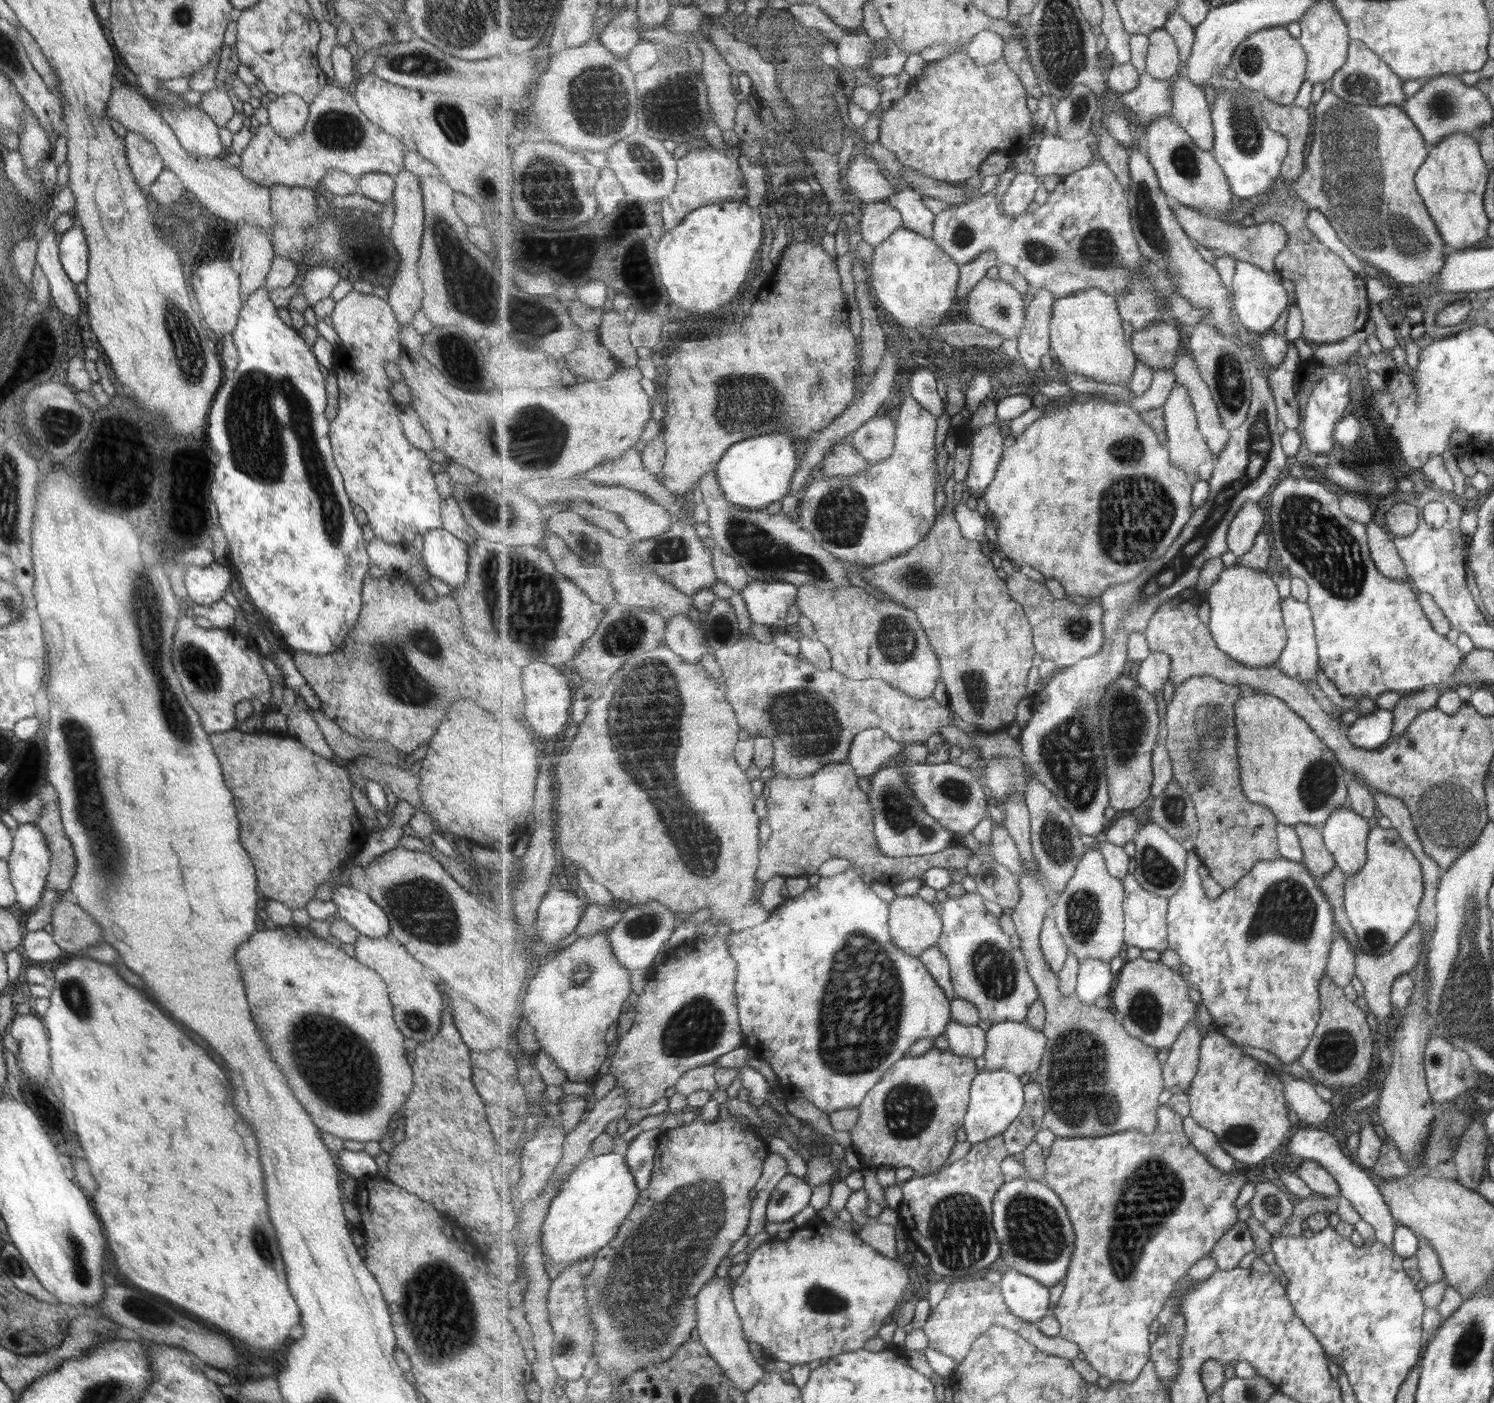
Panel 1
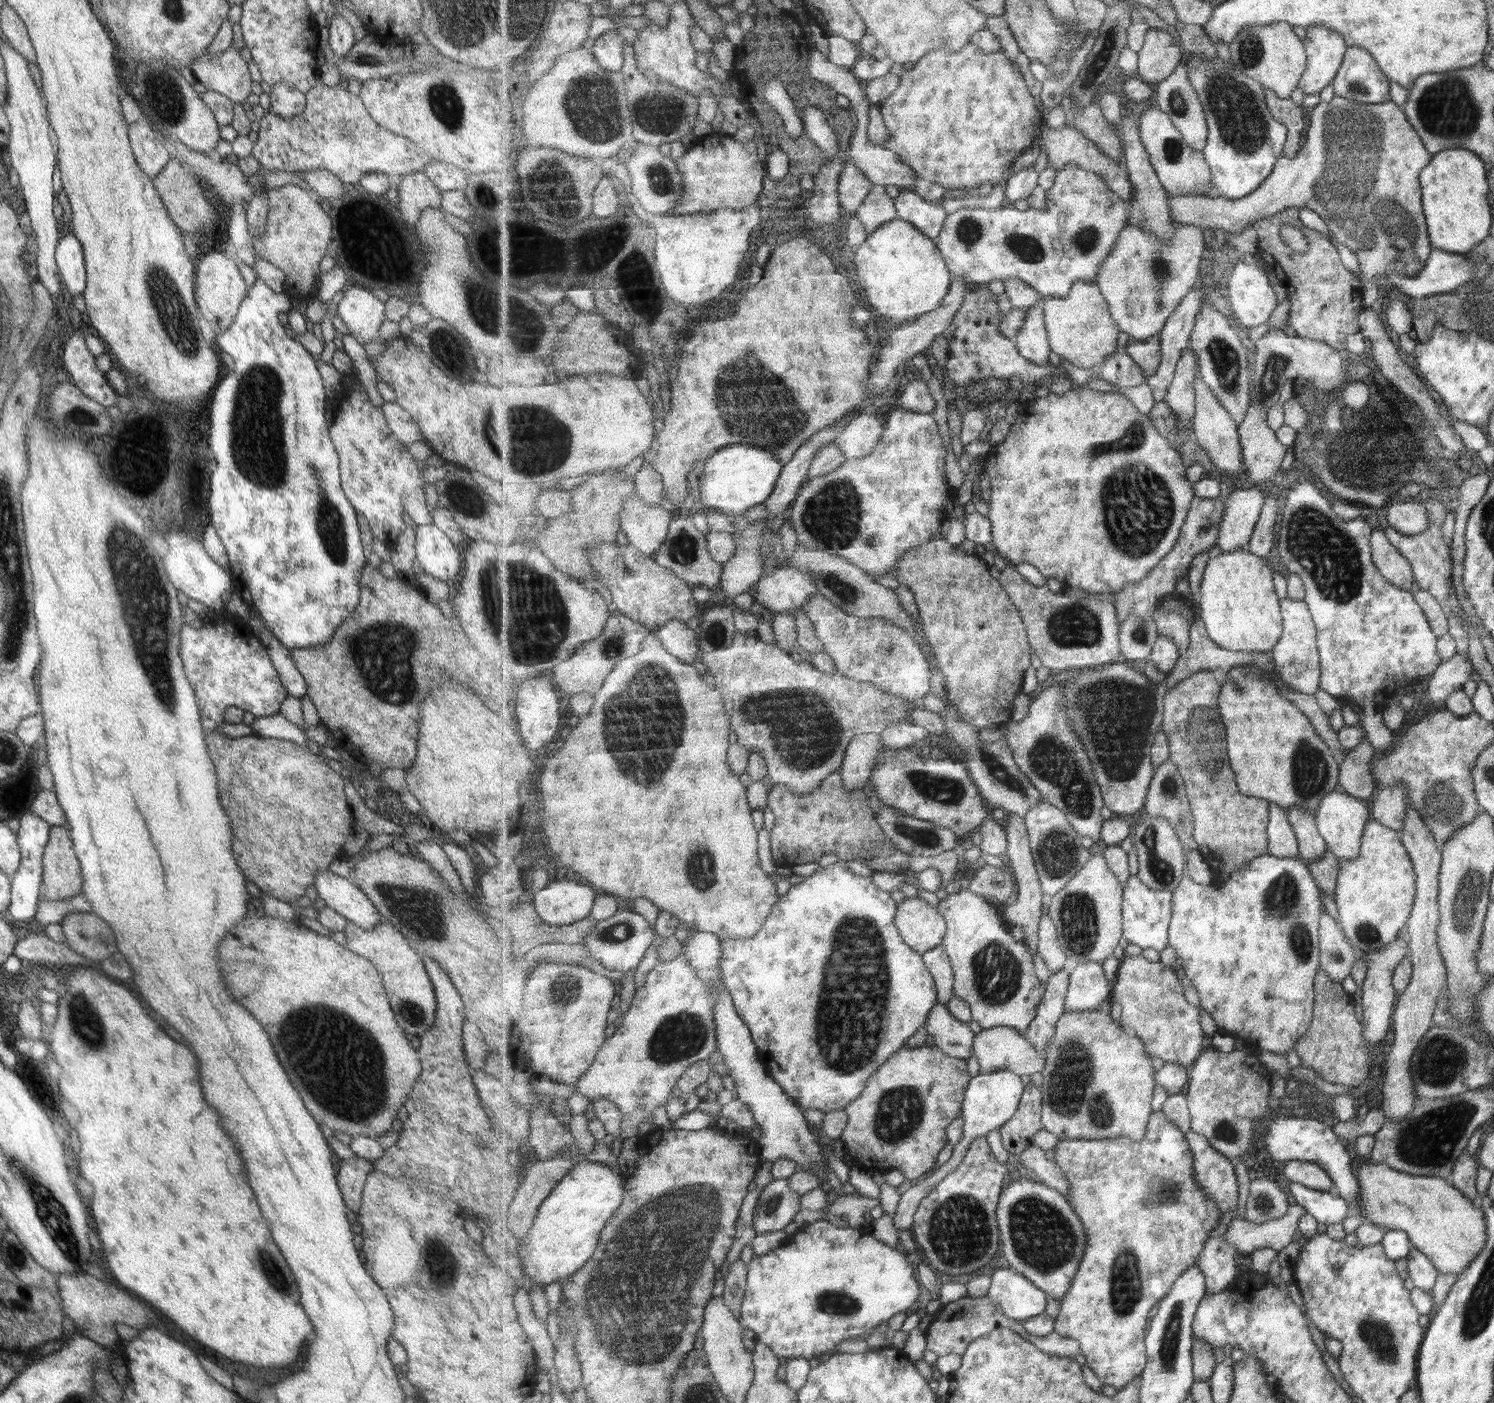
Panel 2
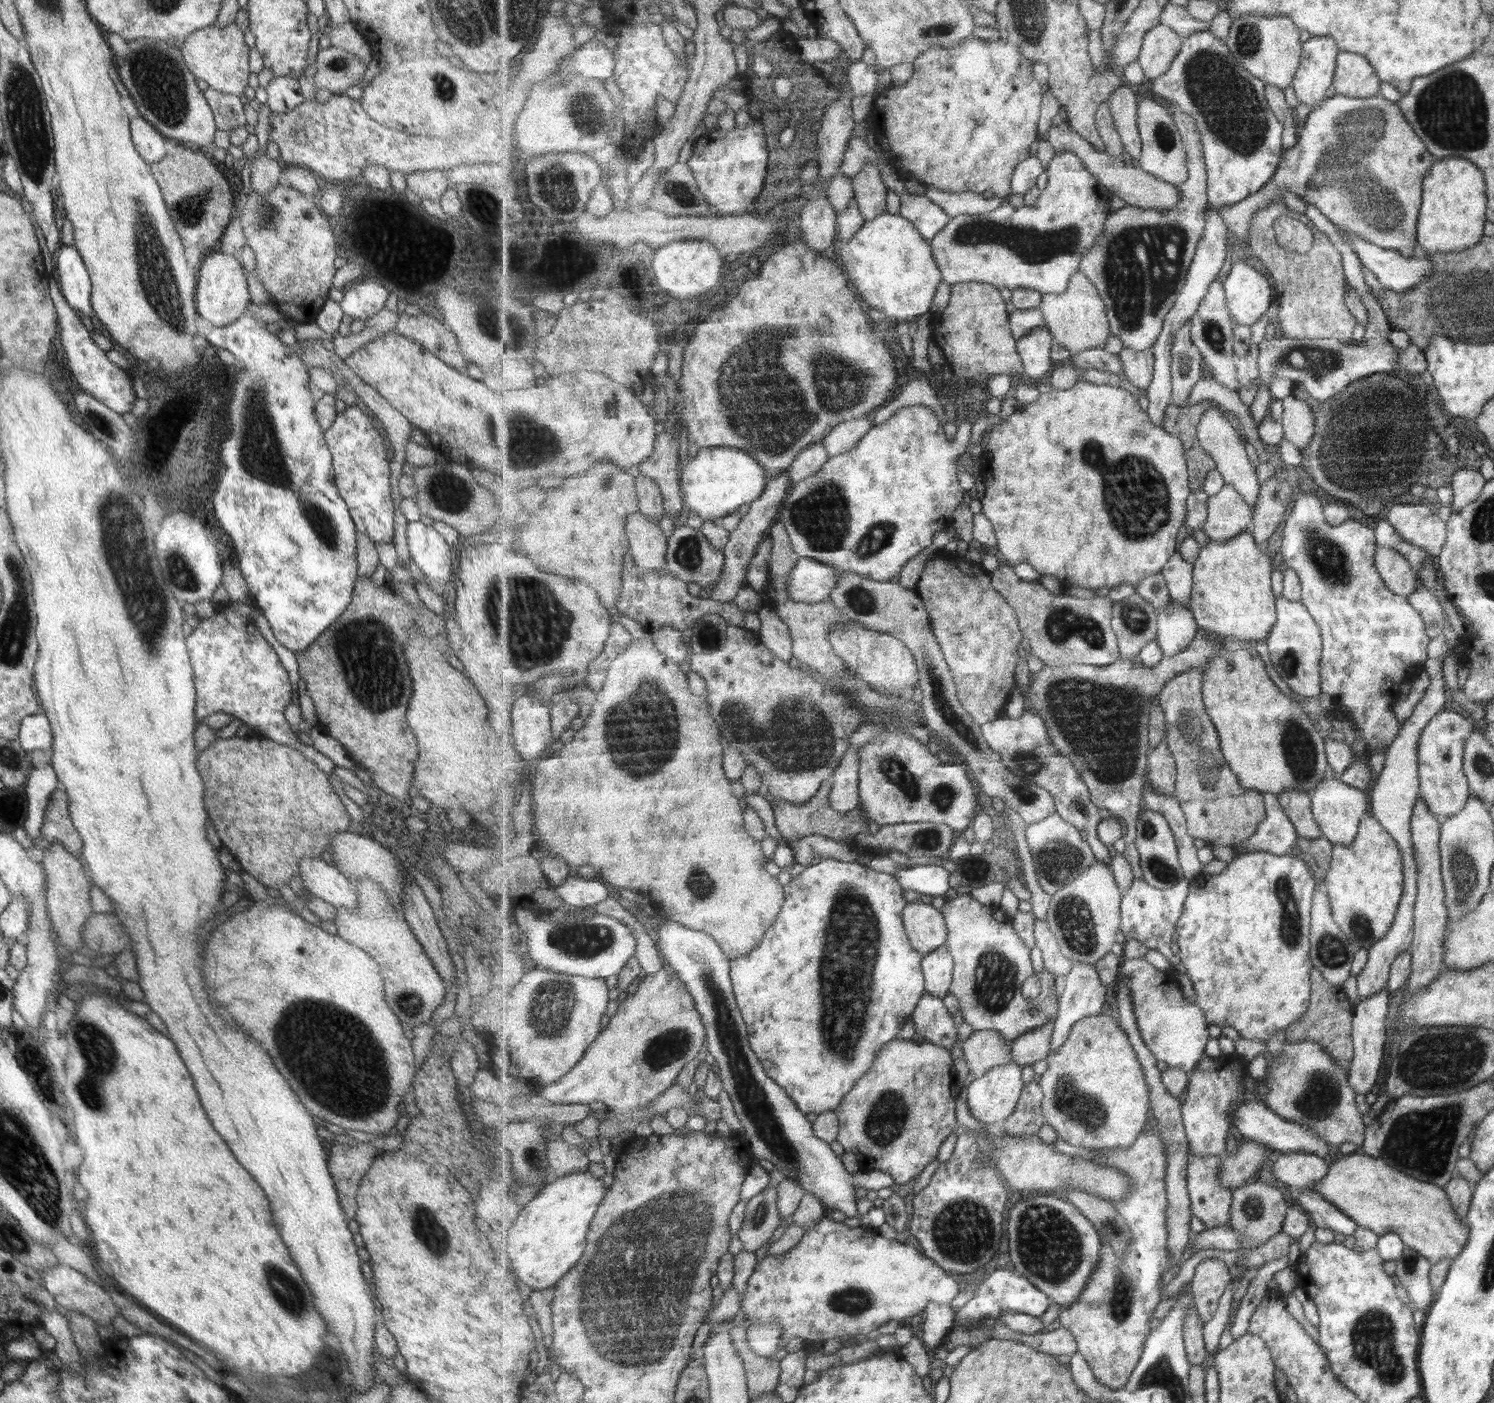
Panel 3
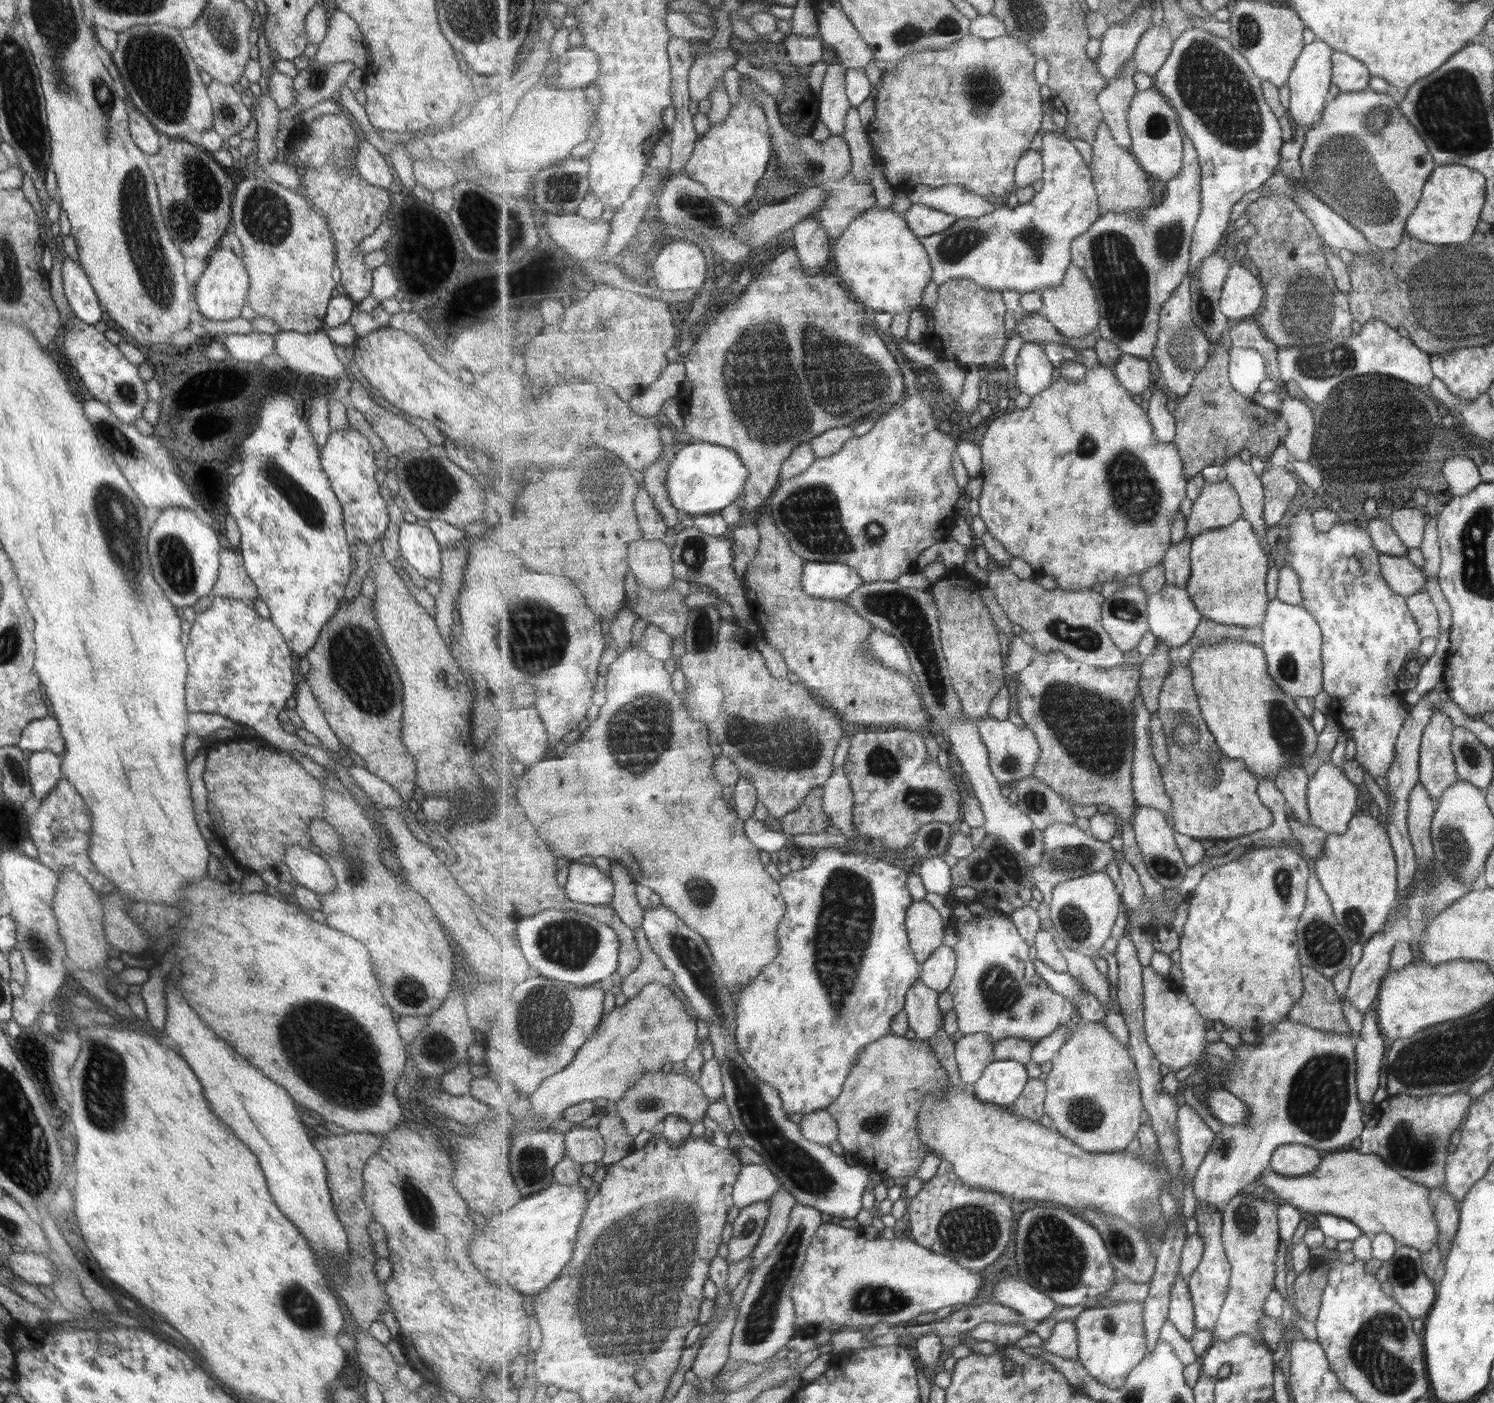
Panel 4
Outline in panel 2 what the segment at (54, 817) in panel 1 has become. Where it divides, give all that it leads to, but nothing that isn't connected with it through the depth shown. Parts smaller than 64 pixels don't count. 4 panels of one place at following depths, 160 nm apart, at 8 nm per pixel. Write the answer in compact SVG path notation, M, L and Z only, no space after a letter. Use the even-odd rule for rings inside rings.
M67 826L49 827L42 869L38 900L65 900L81 894L80 864L73 853Z

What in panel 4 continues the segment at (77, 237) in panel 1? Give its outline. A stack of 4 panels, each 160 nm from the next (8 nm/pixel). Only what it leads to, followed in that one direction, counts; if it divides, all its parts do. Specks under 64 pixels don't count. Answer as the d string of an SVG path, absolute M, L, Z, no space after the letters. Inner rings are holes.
M69 257L61 261L62 291L72 316L82 320L85 324L93 325L99 321L101 309L97 297L93 292L85 271Z

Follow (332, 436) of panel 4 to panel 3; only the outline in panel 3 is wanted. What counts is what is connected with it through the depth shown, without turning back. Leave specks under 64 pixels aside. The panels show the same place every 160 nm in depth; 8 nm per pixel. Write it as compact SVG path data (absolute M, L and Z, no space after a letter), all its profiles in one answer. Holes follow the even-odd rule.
M346 406L343 412L337 413L333 424L324 430L324 439L332 456L334 483L338 495L347 505L357 533L363 533L374 543L391 542L393 538L393 511L395 491L394 485L389 482L390 463L386 457L384 443L377 429L373 427L372 419L355 406Z

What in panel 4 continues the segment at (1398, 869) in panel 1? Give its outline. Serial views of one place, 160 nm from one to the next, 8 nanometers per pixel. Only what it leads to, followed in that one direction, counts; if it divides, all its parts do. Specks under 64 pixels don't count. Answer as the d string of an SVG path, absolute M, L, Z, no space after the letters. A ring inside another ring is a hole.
M1357 812L1349 819L1348 828L1344 834L1326 835L1321 854L1313 860L1313 864L1313 874L1328 895L1332 905L1332 915L1336 917L1337 924L1347 930L1354 943L1362 945L1372 934L1382 928L1381 924L1390 914L1397 895L1396 864L1383 825L1374 817Z

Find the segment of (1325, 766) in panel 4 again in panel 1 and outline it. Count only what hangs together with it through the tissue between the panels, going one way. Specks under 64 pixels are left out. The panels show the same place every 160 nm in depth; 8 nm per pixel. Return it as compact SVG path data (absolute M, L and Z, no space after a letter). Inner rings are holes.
M1347 806L1336 808L1321 827L1325 848L1345 875L1357 872L1366 859L1365 842L1371 821Z

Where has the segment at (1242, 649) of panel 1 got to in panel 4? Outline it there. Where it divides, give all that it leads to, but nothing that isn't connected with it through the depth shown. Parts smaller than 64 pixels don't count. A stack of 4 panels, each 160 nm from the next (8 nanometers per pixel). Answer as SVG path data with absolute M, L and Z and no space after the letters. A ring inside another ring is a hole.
M1242 515L1229 526L1198 534L1191 546L1191 577L1187 590L1199 613L1219 624L1262 627L1270 602L1267 594L1269 556L1261 549L1252 524Z

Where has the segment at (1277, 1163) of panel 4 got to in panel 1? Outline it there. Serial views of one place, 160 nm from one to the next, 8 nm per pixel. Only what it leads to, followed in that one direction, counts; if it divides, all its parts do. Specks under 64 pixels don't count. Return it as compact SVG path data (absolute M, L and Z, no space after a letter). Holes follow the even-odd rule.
M1303 1159L1299 1161L1298 1166L1296 1175L1313 1194L1331 1198L1340 1195L1339 1186L1331 1174L1320 1164L1309 1159Z

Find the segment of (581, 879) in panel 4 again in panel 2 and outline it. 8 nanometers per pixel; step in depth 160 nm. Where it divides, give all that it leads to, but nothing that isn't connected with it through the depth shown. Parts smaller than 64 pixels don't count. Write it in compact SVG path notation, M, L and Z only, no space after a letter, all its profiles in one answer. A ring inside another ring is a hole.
M563 877L563 882L553 880L547 888L542 882L534 893L536 911L547 924L565 927L590 916L597 890L568 877Z

